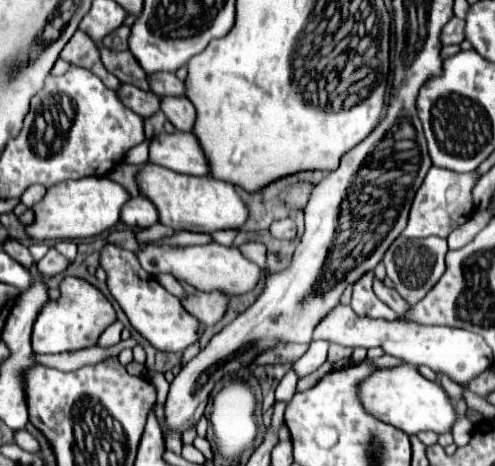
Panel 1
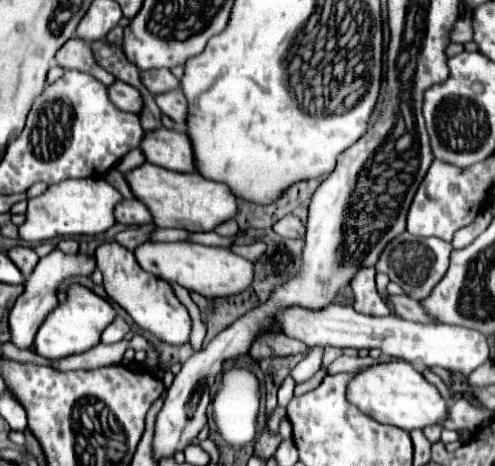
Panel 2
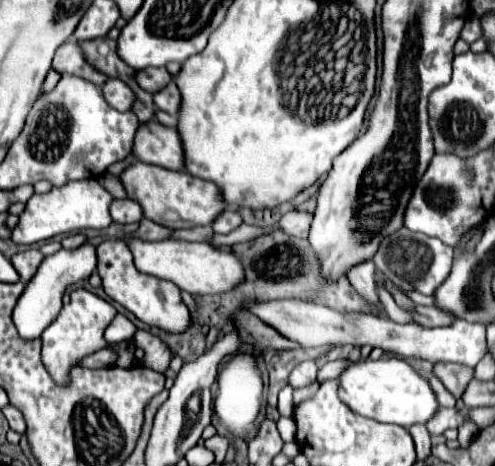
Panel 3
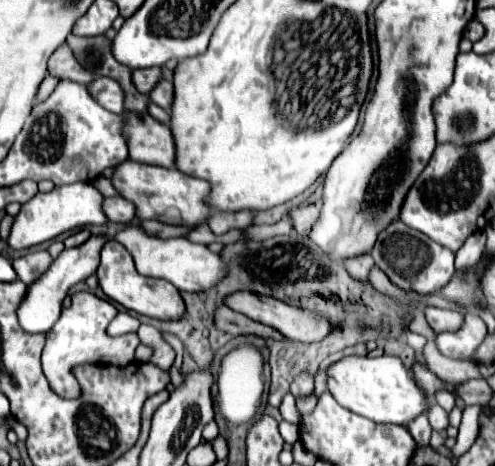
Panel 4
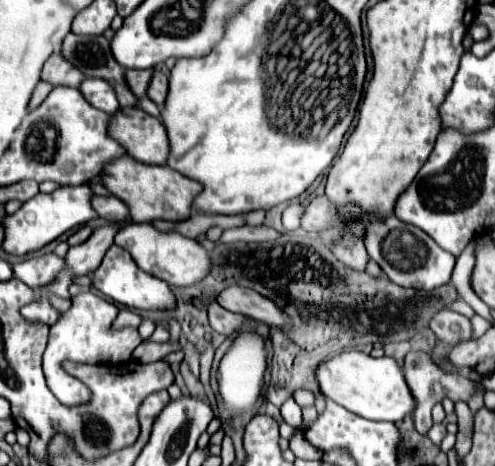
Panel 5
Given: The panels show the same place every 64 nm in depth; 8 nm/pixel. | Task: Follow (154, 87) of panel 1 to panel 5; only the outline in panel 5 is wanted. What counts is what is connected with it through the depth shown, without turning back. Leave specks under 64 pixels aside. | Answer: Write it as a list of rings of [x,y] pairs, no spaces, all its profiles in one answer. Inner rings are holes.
[[[126,70],[126,78],[128,78],[128,88],[132,88],[132,94],[142,98],[146,96],[146,88],[152,78],[152,70]]]

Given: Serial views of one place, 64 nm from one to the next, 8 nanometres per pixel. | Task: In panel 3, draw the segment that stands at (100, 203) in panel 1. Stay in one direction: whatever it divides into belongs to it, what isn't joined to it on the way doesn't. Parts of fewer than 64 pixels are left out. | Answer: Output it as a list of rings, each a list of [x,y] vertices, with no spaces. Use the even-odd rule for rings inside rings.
[[[74,180],[68,182],[60,188],[52,188],[48,194],[34,194],[28,202],[24,212],[18,216],[18,224],[12,230],[12,242],[14,244],[36,244],[42,240],[50,240],[58,234],[68,234],[68,232],[78,232],[84,228],[108,228],[112,224],[110,218],[110,202],[114,198],[100,188],[100,184],[96,180]]]

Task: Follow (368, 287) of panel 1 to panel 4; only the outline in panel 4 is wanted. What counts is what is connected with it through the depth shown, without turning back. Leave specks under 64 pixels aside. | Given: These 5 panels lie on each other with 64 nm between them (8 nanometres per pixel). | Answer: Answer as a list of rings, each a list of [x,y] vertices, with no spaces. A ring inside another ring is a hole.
[[[360,254],[360,256],[356,256],[356,258],[344,260],[344,266],[346,266],[346,270],[348,270],[354,278],[358,278],[358,280],[368,280],[368,272],[370,272],[370,268],[374,266],[374,260],[372,260],[370,254]]]

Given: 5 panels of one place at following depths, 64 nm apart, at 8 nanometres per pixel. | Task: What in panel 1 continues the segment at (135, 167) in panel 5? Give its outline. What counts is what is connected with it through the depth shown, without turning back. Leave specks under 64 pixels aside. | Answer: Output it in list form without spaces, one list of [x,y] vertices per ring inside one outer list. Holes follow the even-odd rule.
[[[144,164],[136,174],[136,184],[140,194],[148,196],[148,200],[156,204],[156,210],[160,212],[160,224],[174,230],[212,234],[214,230],[222,228],[240,228],[248,218],[246,204],[236,194],[236,188],[210,176],[184,176],[162,166]]]

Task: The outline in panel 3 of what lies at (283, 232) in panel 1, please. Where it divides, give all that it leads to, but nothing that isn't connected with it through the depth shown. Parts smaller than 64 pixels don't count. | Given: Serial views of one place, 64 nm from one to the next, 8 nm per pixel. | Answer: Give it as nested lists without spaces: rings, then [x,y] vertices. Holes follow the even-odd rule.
[[[290,210],[282,216],[282,220],[278,222],[278,226],[296,238],[306,238],[308,230],[310,230],[310,222],[312,222],[312,212],[298,212],[298,210]]]

